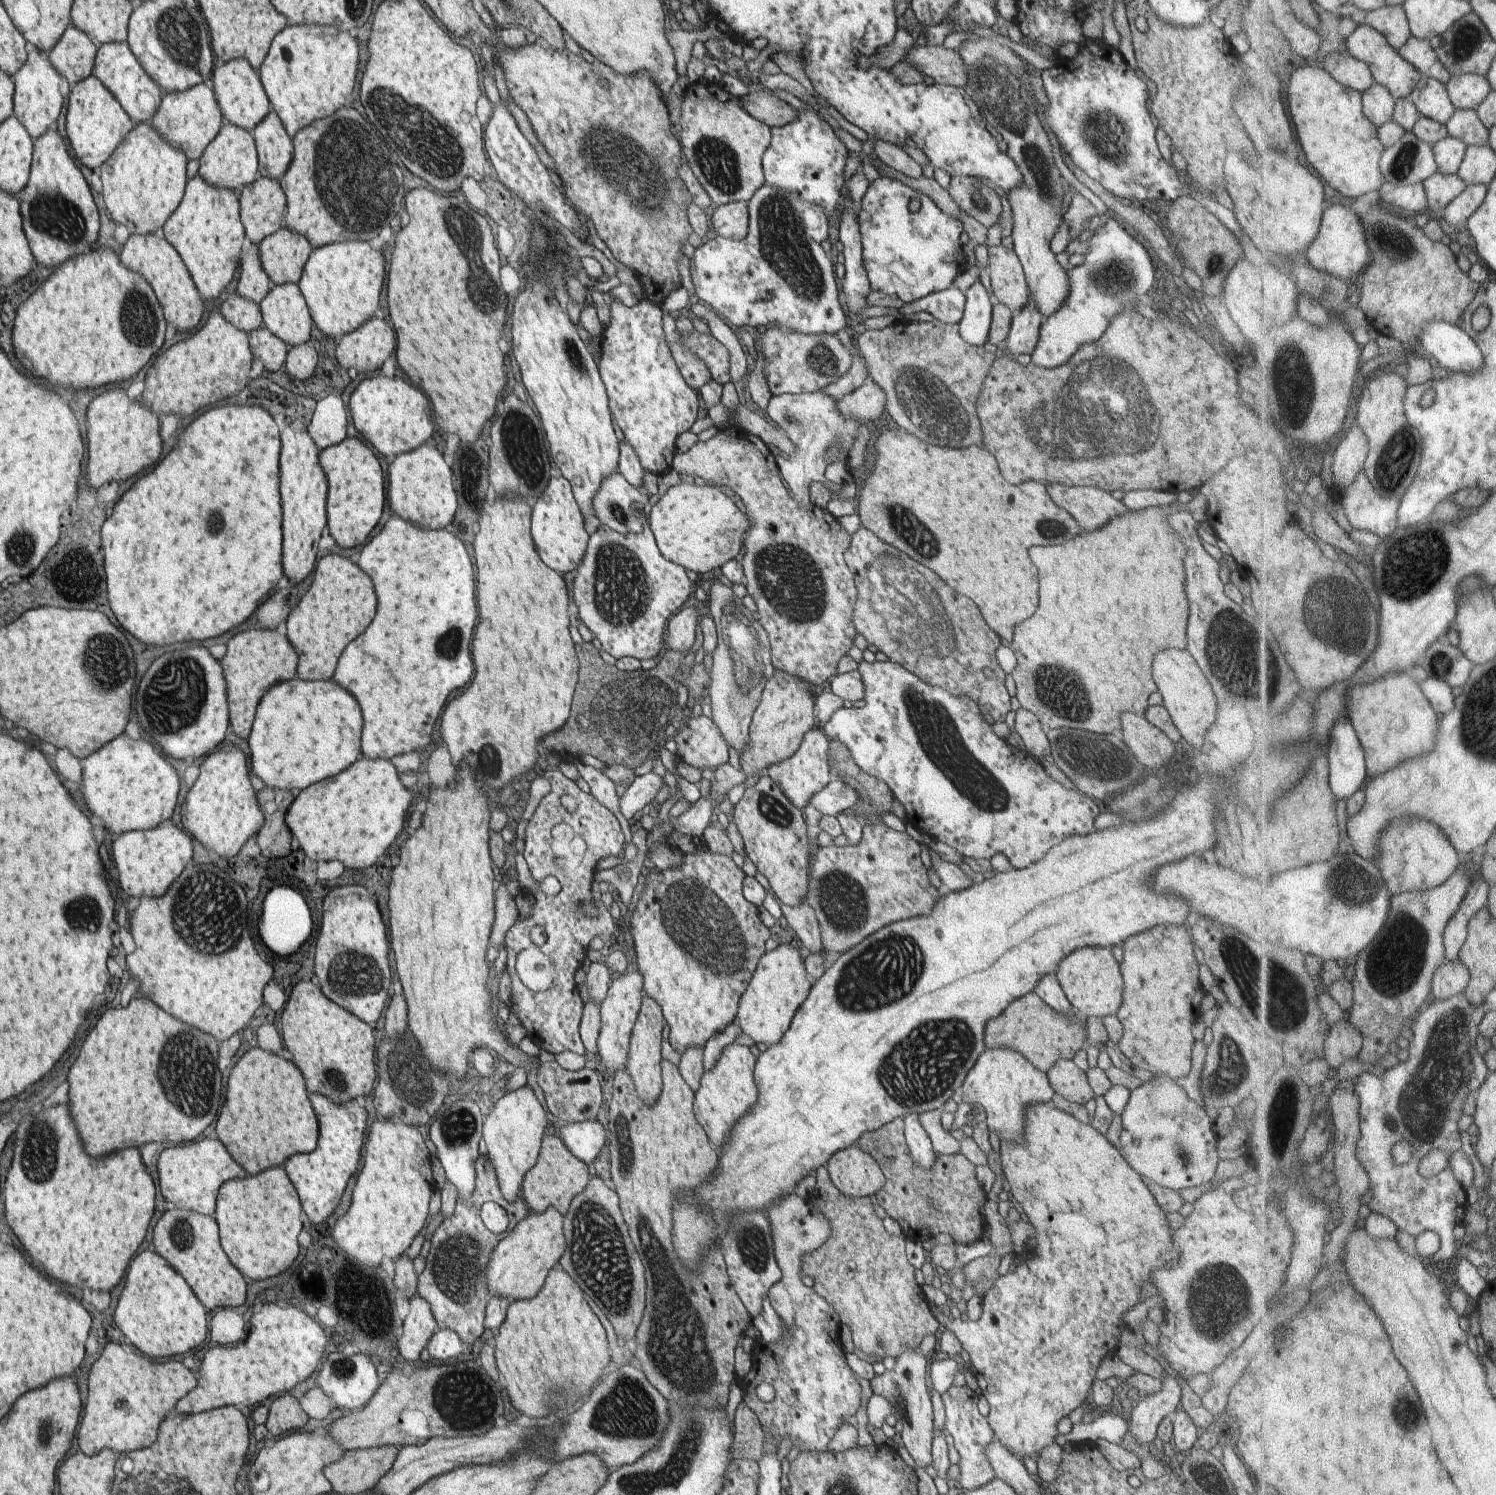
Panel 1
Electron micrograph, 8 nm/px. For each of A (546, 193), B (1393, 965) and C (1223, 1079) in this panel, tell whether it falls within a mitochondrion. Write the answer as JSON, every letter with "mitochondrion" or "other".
{"A":"other","B":"mitochondrion","C":"mitochondrion"}

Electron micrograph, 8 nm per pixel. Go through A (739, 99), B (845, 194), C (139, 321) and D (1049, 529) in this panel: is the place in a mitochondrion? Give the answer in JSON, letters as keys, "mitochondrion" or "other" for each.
{"A":"other","B":"other","C":"mitochondrion","D":"mitochondrion"}

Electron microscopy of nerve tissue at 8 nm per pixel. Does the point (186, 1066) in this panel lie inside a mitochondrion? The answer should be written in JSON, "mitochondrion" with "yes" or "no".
{"mitochondrion":"yes"}

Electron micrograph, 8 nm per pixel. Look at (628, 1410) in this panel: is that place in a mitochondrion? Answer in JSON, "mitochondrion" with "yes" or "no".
{"mitochondrion":"yes"}

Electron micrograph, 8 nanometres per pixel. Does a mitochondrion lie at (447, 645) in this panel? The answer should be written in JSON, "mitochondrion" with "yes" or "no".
{"mitochondrion":"yes"}

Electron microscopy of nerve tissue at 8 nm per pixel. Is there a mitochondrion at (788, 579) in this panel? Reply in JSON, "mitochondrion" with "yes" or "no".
{"mitochondrion":"yes"}

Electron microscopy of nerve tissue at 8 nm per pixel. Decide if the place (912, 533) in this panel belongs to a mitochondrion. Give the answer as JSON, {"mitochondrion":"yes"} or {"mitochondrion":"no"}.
{"mitochondrion":"yes"}

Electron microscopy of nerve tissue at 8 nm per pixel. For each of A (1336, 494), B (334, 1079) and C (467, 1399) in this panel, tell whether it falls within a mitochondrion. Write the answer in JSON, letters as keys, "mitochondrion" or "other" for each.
{"A":"other","B":"mitochondrion","C":"mitochondrion"}

